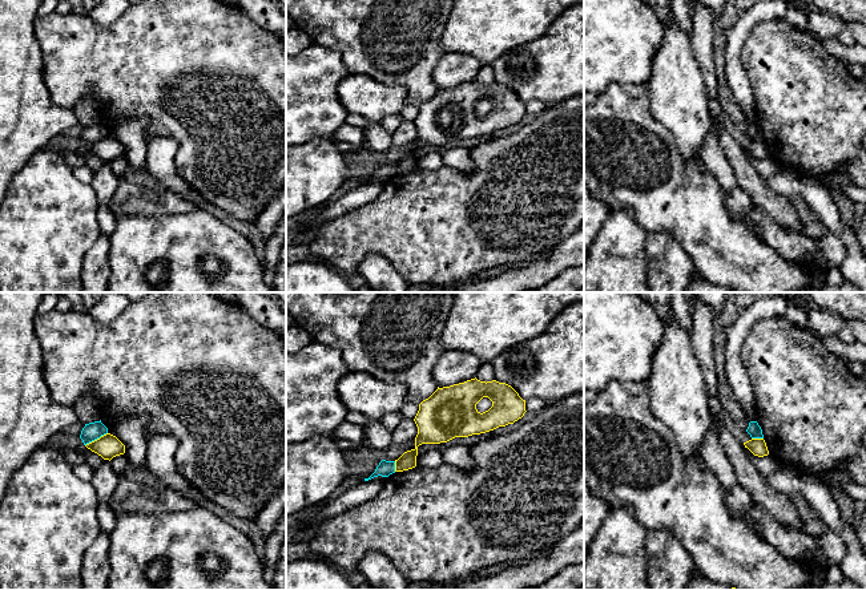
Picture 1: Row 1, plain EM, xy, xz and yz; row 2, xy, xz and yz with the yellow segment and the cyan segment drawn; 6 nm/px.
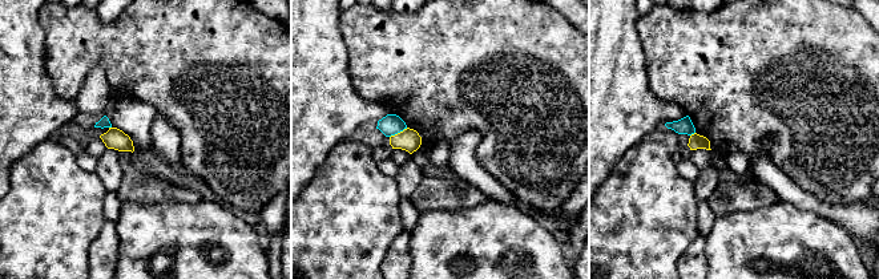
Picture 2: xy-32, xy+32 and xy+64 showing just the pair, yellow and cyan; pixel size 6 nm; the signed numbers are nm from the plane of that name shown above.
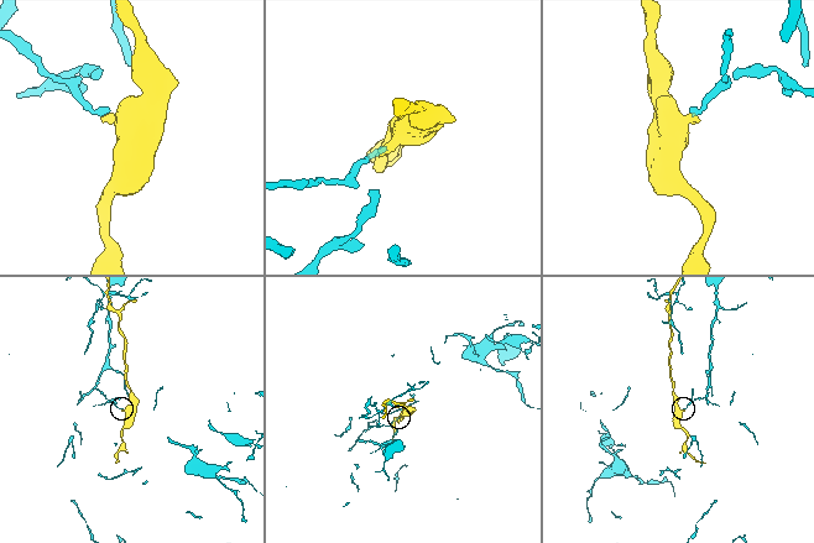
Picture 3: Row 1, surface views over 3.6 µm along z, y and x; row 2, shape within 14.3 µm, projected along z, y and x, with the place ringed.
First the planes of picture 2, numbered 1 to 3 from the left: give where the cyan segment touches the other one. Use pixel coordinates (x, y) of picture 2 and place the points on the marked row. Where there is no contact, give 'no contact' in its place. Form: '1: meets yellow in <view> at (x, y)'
1: no contact
2: meets yellow in xy+32 at (398, 133)
3: meets yellow in xy+64 at (692, 134)

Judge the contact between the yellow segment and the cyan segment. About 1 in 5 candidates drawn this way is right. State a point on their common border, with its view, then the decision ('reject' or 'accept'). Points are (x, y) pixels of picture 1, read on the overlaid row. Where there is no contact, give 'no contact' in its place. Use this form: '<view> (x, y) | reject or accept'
xy (97, 439) | reject

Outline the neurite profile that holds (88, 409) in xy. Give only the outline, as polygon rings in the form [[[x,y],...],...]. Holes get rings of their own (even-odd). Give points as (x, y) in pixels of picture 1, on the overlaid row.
[[[89,388],[72,408],[76,411],[78,420],[85,424],[101,420],[100,397],[93,388]]]

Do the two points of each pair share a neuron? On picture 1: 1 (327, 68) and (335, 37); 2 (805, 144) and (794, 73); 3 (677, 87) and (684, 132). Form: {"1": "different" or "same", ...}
{"1": "different", "2": "same", "3": "same"}

